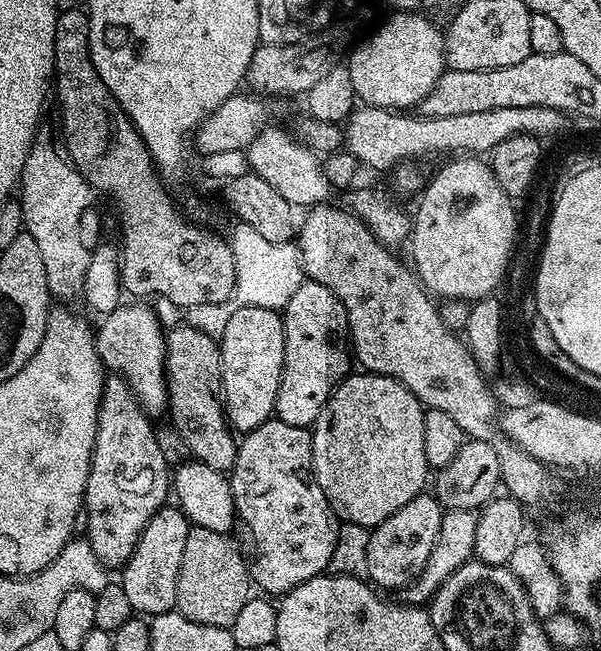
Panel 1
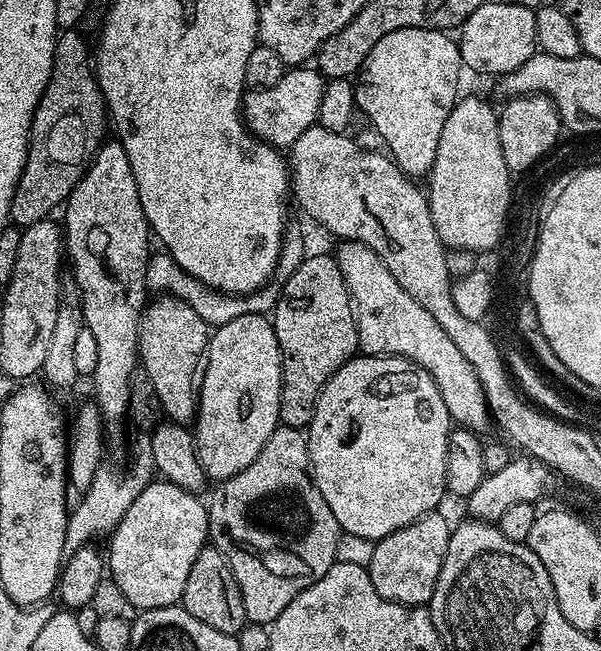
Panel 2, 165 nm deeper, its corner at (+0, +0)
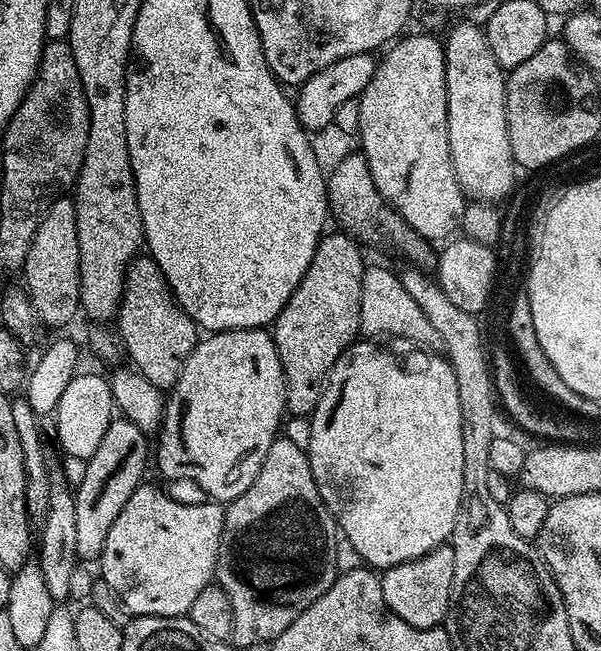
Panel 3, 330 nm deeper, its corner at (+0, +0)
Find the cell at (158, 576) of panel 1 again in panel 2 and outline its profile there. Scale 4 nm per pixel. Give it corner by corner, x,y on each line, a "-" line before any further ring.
163,478
151,484
134,498
130,510
110,533
112,541
106,550
106,568
110,578
122,586
122,594
137,608
165,608
176,604
186,590
190,566
210,540
208,509
195,492
182,490

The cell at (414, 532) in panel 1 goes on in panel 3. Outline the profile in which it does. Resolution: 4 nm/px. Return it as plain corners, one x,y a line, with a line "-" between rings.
451,543
439,544
434,550
422,554
413,560
407,560
401,564
396,564
393,568
383,569
380,576
382,594
386,598
386,606
402,622
410,622
410,626
415,628
439,628
448,617
448,607
450,606
450,594
452,593
452,583
454,582
454,550

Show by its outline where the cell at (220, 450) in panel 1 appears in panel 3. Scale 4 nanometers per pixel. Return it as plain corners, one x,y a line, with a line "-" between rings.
147,254
137,255
136,259
126,270
124,275
124,293
120,299
118,309
118,331
124,342
124,351
130,357
135,371
141,372
154,386
162,390
170,390
178,382
182,366
188,355
196,349
198,343
198,325
193,322
176,303
176,297
172,294
172,287
166,282
158,262
154,262

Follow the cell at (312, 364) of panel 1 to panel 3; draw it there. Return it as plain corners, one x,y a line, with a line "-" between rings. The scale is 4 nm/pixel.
343,230
335,231
321,235
298,290
294,290
274,321
274,339
284,371
284,402
293,416
311,417
334,362
361,335
362,274
366,261
357,241

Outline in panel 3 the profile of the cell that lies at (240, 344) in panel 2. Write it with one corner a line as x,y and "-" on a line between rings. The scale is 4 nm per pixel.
226,328
223,332
213,332
205,335
197,343
196,349
186,358
186,362
180,371
180,377
176,385
170,389
164,405
164,422
160,425
158,439
160,445
154,448
154,464
160,467
160,472
164,476
177,476
180,480
193,480
202,491
205,497
211,498
216,502
227,502
238,498
254,482
262,462
266,458
266,450
278,439
278,433
282,428
282,421
286,416
286,405
284,402
284,371
280,355
276,349
276,341
271,331
264,328

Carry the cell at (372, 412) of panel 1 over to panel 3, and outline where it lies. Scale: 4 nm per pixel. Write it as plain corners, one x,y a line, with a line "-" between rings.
354,342
334,362
318,406
310,417
312,429
306,451
318,494
322,494
322,502
336,519
337,529
342,533
343,539
358,550
365,565
383,570
418,558
434,550
439,544
451,541
454,522
458,518
462,502
462,410
458,406
458,382
454,378
454,370
443,355
433,354
428,350
414,350
416,352
410,352
406,356
395,356
390,349
380,345
383,343
360,343

